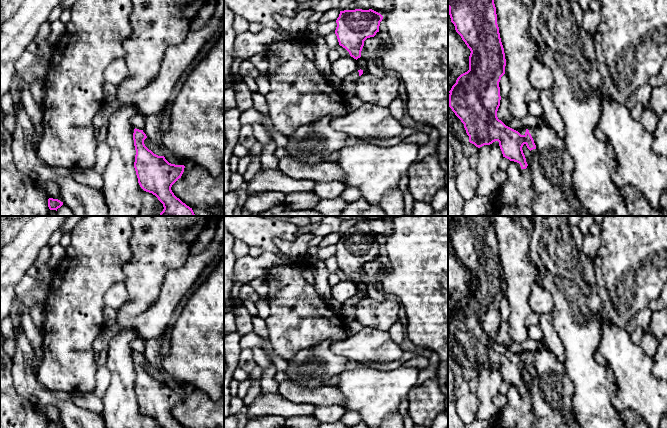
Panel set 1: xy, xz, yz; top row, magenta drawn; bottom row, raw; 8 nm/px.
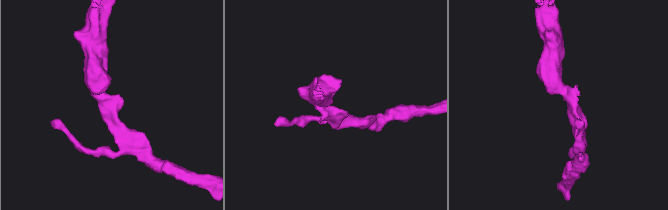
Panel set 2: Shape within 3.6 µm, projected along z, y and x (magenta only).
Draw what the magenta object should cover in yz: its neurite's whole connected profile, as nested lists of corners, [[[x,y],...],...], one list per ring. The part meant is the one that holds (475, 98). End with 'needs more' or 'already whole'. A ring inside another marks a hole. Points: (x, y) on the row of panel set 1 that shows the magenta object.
[[[448,0],[448,8],[456,32],[471,51],[469,70],[457,78],[449,91],[449,107],[464,124],[470,143],[480,148],[498,141],[503,157],[519,163],[521,169],[526,169],[528,164],[522,147],[525,144],[533,155],[537,153],[533,140],[534,127],[523,128],[518,132],[497,117],[501,100],[499,82],[505,74],[506,59],[494,0]]]; needs more

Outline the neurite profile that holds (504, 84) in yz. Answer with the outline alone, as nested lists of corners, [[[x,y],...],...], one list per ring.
[[[506,73],[501,77],[499,87],[500,87],[501,98],[508,97],[508,94],[510,92],[510,82]]]

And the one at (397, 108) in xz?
[[[398,97],[388,106],[391,114],[397,119],[401,120],[404,114],[407,112],[405,103]]]

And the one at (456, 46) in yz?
[[[448,25],[448,71],[455,78],[469,70],[469,58],[466,50],[465,42],[452,32]]]

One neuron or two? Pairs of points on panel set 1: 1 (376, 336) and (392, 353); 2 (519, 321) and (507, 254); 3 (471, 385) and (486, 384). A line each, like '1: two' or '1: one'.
1: one
2: one
3: two

